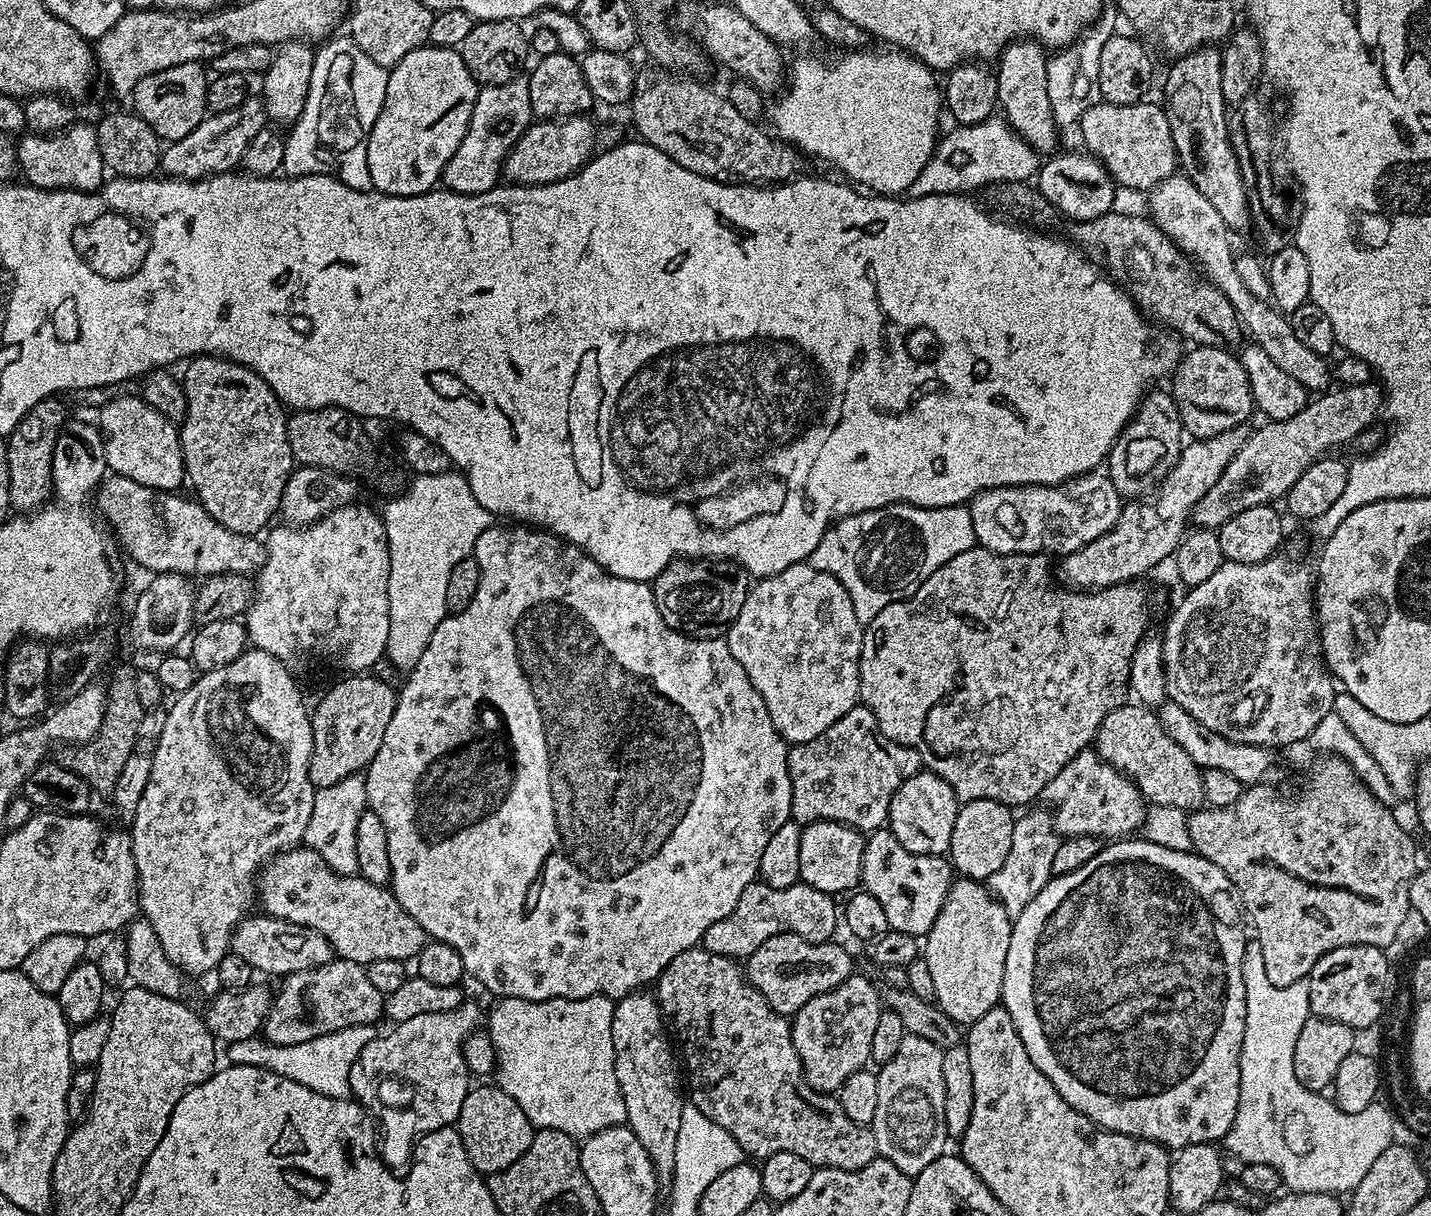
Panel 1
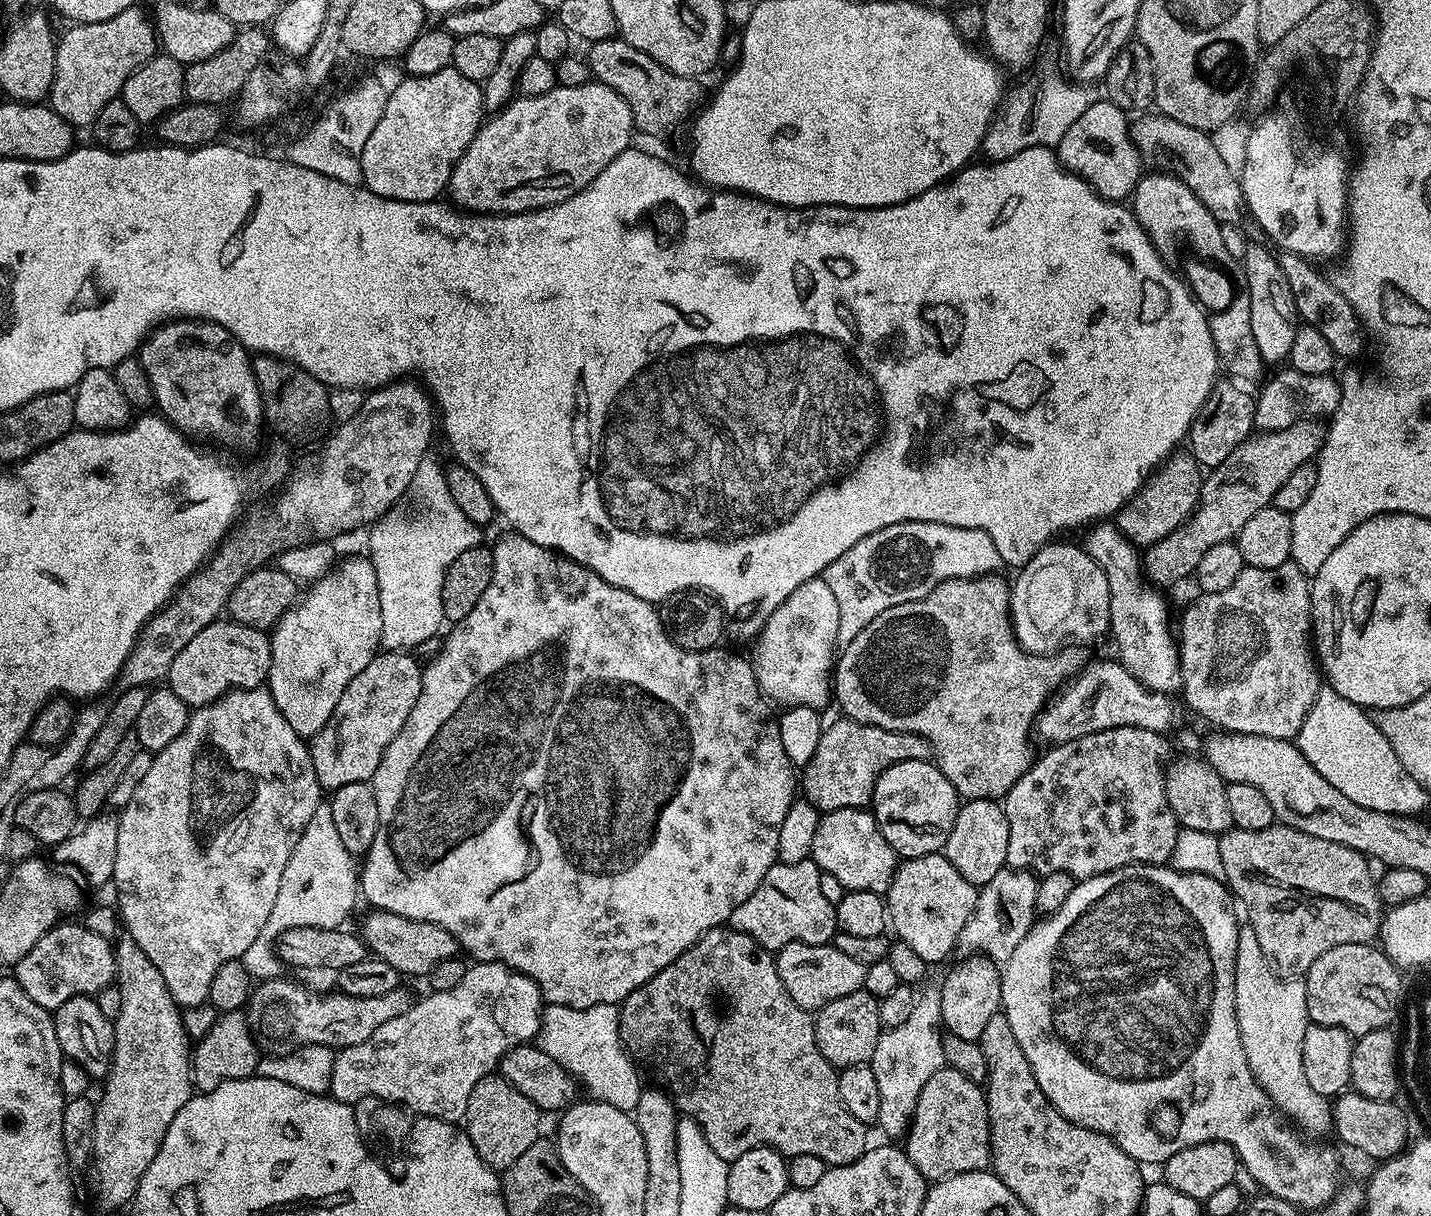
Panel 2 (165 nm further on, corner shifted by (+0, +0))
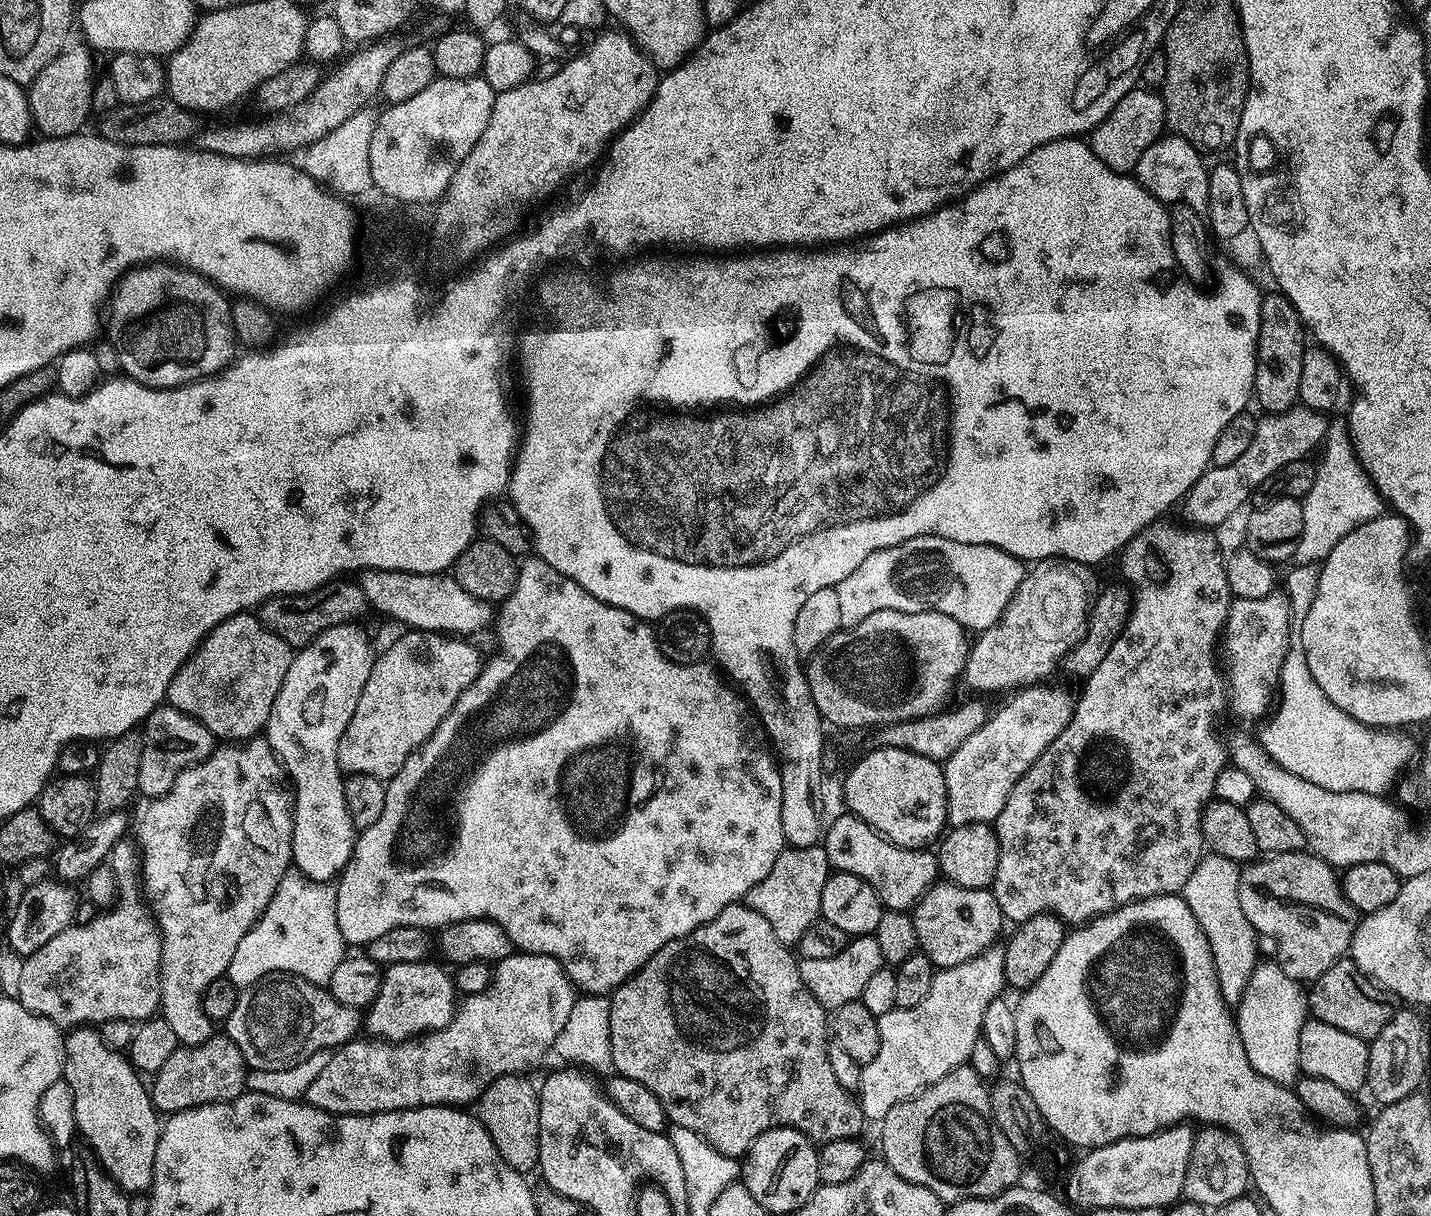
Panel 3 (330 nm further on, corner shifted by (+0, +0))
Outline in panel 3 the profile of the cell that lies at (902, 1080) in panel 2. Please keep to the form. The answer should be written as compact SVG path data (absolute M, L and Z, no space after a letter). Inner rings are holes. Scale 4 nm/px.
M991 946L982 954L962 962L958 966L941 968L935 973L930 982L929 993L918 1006L909 1009L895 1008L878 1017L880 1045L874 1062L863 1065L862 1082L858 1099L868 1122L879 1122L890 1114L898 1102L917 1096L924 1088L929 1088L938 1078L946 1078L950 1070L965 1067L969 1063L974 1042L982 1036L982 1018L986 1014L986 1006L990 1002L1001 999L1005 991L1004 982L1004 950L1000 946Z

